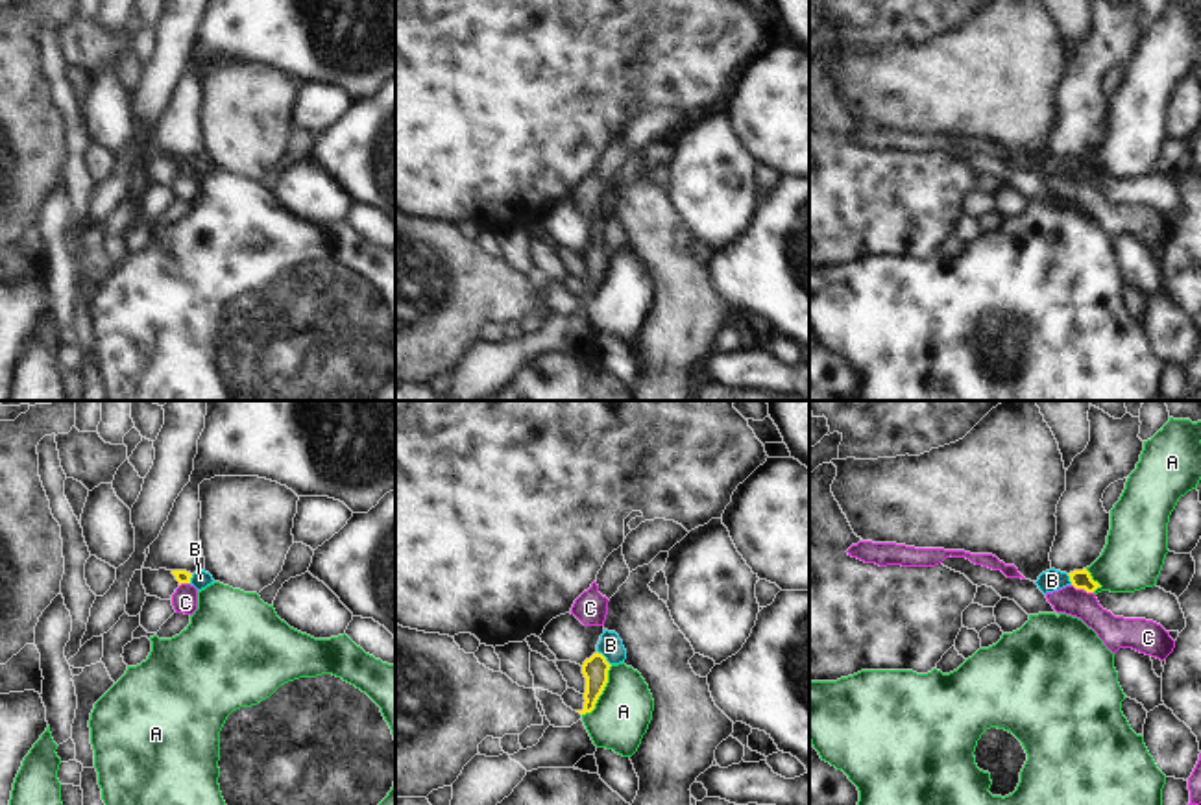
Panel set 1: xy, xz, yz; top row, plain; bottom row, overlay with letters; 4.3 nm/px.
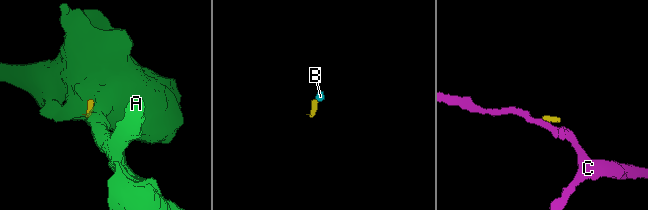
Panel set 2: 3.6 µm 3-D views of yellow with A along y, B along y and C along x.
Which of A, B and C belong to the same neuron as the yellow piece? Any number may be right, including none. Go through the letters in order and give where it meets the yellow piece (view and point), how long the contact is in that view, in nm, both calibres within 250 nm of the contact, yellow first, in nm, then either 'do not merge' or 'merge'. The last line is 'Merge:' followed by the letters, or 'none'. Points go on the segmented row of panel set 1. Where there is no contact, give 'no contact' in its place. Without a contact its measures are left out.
A: xz (601, 693) | 260 nm | 110/240 nm | do not merge
B: xz (605, 658) | 90 nm | 110/100 nm | merge
C: yz (1078, 588) | 50 nm | 80/140 nm | do not merge
Merge: B

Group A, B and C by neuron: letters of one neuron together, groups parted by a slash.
A / B / C

